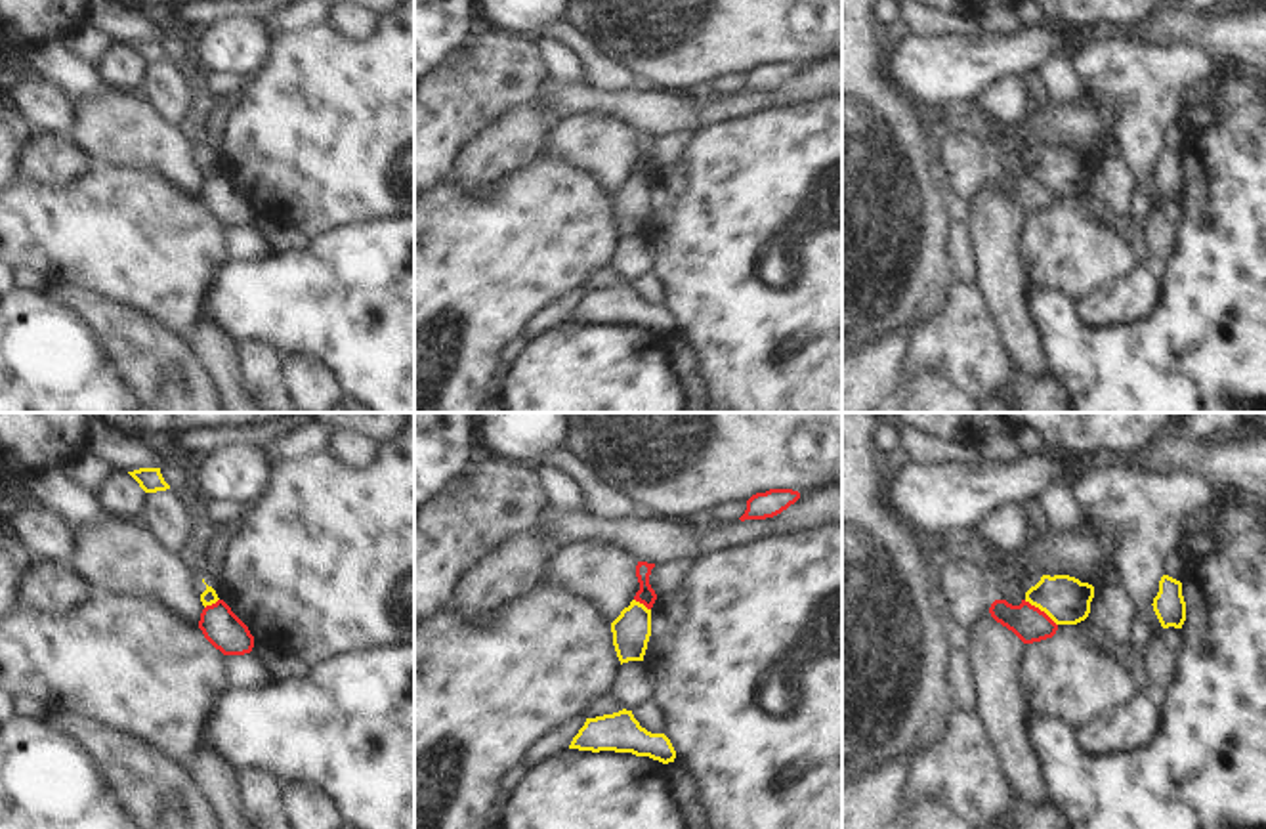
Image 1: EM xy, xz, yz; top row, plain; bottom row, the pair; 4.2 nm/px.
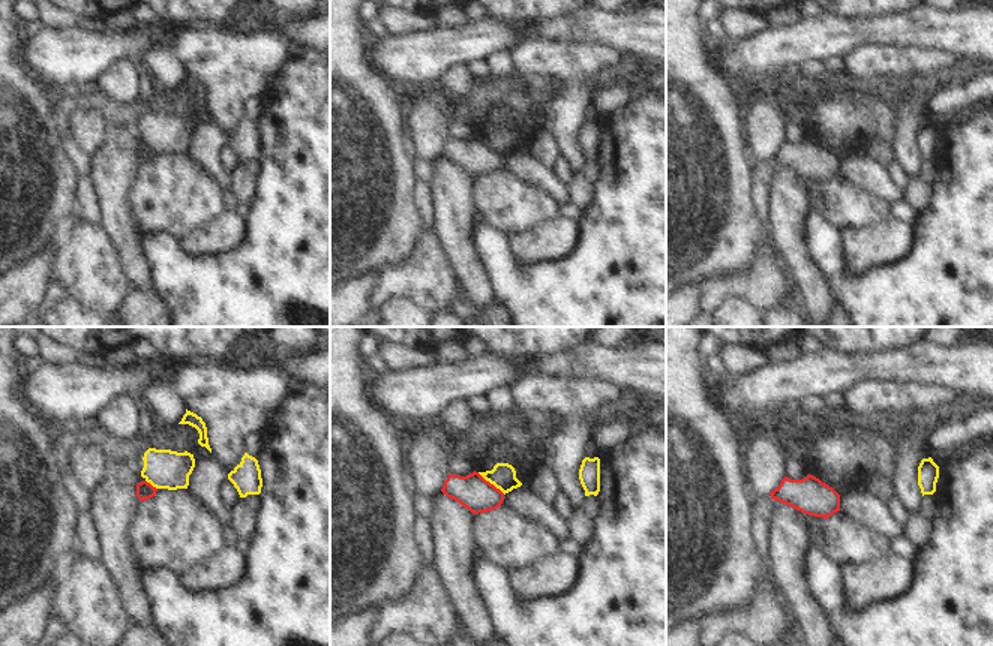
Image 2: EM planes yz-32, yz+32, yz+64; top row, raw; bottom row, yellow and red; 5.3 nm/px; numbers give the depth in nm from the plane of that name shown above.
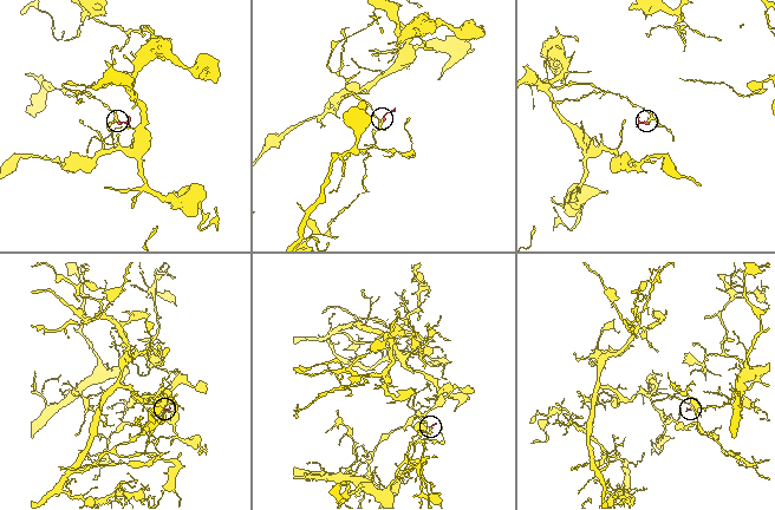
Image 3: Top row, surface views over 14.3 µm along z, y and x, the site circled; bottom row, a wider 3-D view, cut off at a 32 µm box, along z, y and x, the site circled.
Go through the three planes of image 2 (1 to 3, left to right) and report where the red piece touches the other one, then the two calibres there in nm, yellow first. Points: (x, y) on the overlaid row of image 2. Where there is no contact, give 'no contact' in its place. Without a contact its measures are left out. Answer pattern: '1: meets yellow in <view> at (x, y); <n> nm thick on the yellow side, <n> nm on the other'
1: meets yellow in yz-32 at (152, 484); 200 nm thick on the yellow side, 100 nm on the other
2: meets yellow in yz+32 at (491, 483); 140 nm thick on the yellow side, 190 nm on the other
3: no contact

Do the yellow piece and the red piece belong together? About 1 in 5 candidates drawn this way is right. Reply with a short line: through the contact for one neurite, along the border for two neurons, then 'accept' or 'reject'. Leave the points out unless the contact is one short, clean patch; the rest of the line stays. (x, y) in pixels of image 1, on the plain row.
yz (1024, 172), (1037, 178), (1056, 197) | reject

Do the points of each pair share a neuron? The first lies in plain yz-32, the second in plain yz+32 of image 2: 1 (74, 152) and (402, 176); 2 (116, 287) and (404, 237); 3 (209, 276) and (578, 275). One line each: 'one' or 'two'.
1: two
2: two
3: one

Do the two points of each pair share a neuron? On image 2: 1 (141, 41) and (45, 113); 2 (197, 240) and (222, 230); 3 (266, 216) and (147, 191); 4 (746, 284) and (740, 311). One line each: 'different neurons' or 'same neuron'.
1: different neurons
2: same neuron
3: different neurons
4: different neurons

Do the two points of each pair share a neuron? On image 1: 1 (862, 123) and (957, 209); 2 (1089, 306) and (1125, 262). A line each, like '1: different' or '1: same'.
1: different
2: different

